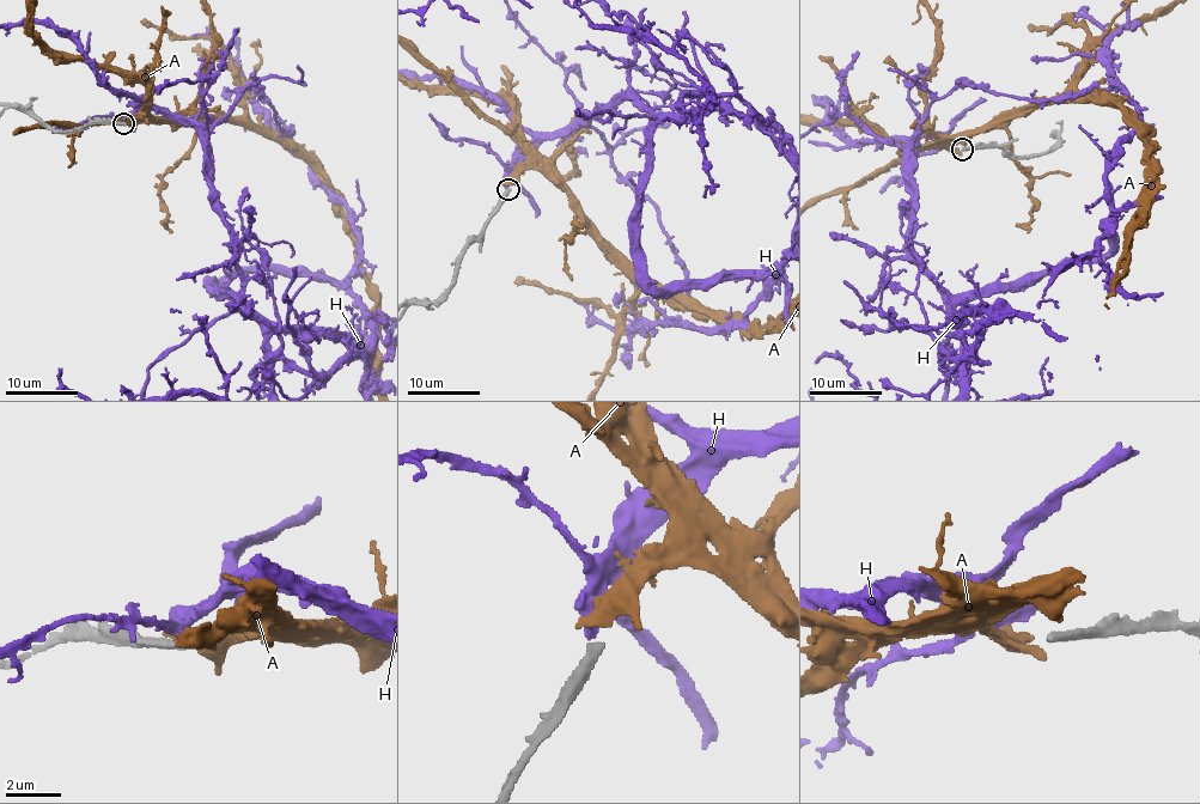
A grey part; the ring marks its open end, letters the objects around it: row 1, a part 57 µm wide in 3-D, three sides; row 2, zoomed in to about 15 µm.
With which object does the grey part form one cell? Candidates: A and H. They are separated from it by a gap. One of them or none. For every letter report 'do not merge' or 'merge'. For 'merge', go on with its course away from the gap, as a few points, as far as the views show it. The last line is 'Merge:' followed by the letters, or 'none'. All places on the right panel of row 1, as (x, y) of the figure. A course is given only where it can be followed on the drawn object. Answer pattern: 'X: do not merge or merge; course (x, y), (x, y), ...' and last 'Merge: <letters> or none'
A: merge
H: do not merge
Merge: A

